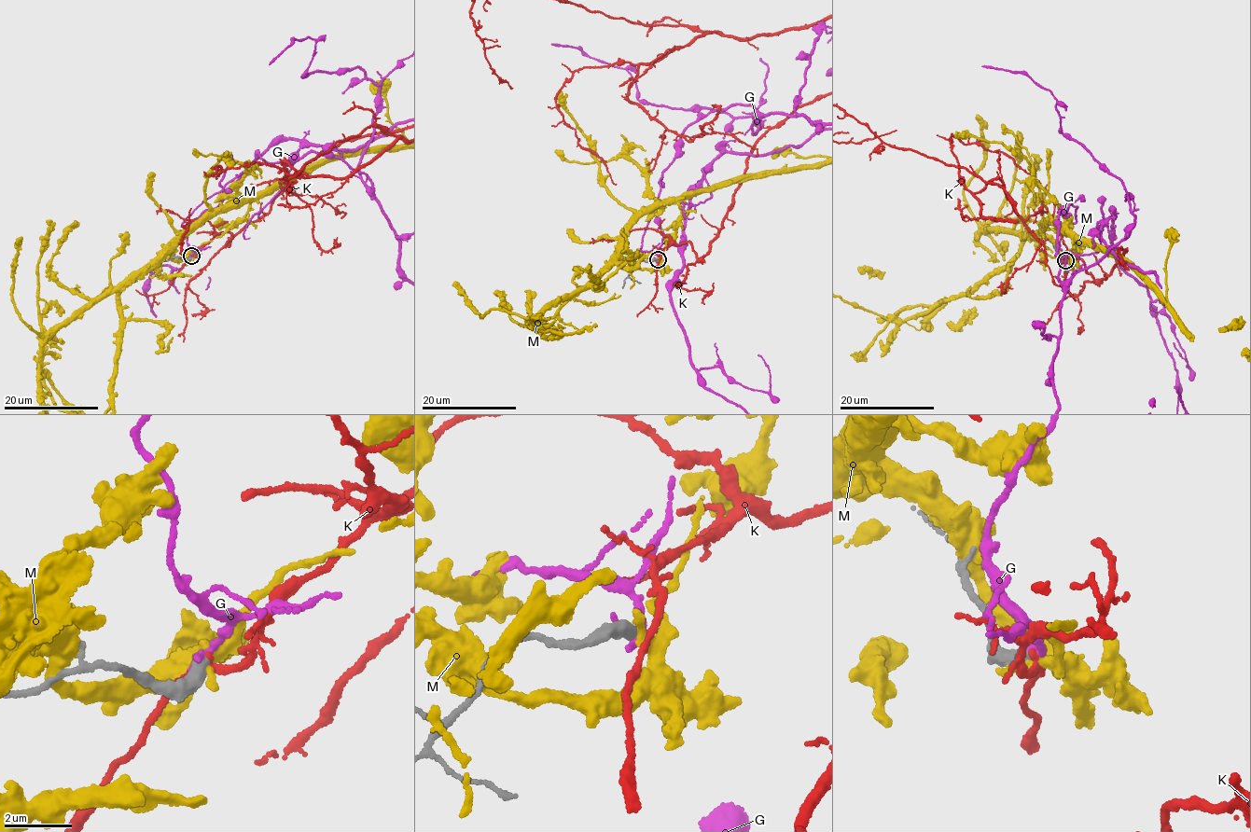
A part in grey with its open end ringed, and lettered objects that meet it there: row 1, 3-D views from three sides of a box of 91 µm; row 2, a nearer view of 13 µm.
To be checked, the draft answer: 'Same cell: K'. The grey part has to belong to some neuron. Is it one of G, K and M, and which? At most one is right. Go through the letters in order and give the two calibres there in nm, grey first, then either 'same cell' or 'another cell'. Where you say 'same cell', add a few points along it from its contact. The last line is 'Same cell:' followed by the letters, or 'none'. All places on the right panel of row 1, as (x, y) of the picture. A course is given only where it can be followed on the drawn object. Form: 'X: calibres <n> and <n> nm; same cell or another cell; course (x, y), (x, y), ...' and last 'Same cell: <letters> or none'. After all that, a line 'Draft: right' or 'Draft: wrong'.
G: calibres 420 and 280 nm; another cell
K: calibres 380 and 190 nm; another cell
M: calibres 440 and 260 nm; another cell
Same cell: none
Draft: wrong

